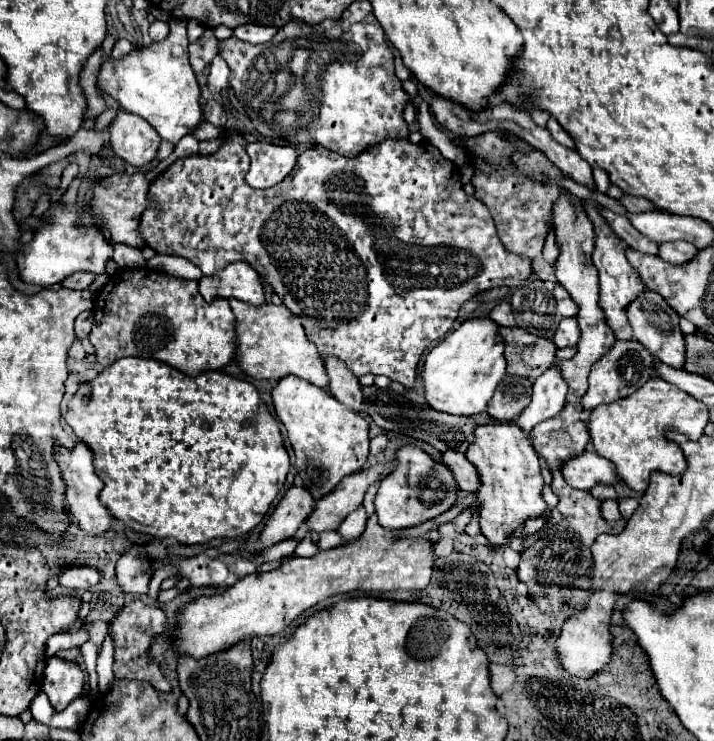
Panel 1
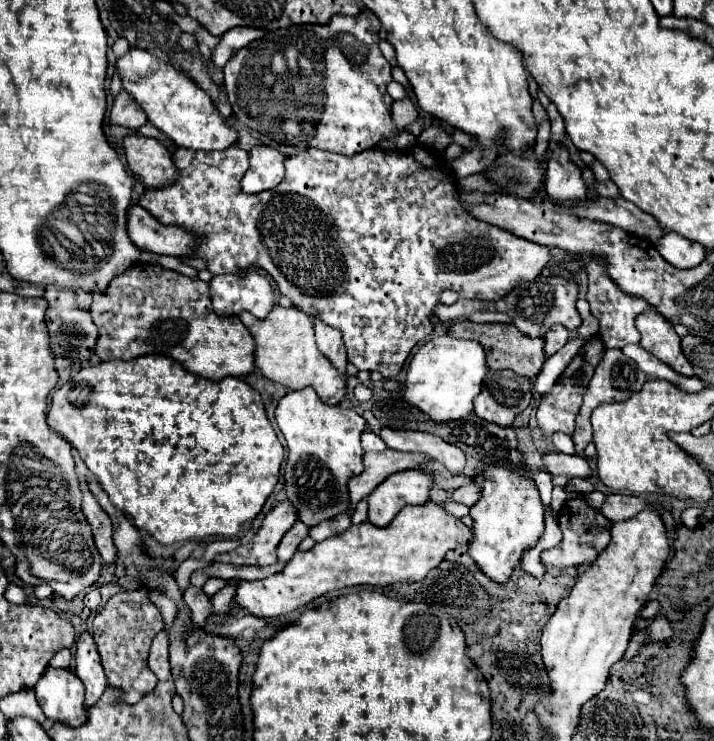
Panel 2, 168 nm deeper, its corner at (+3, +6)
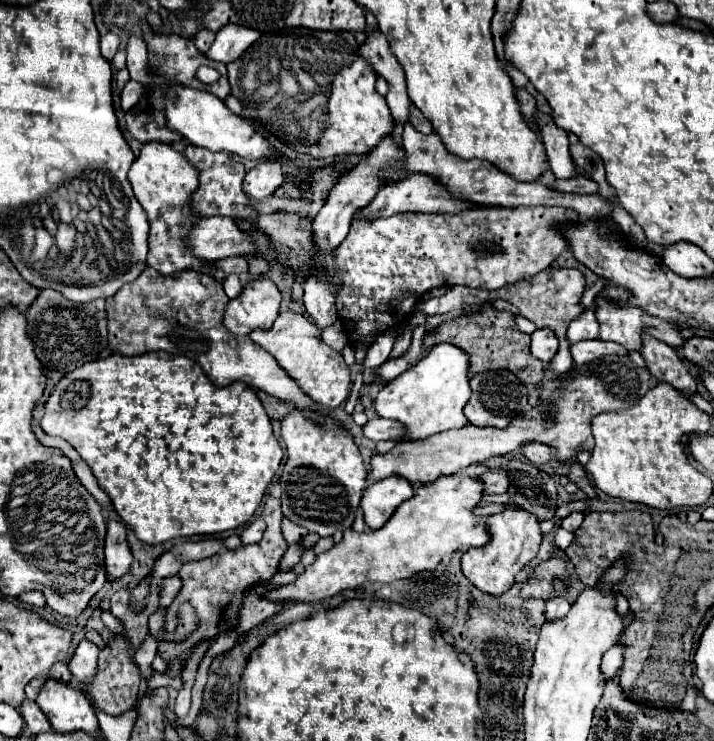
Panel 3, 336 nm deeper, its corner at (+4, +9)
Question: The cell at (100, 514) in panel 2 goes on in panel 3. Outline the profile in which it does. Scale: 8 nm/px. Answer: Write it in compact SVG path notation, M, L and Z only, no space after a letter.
M106 518L106 542L104 542L104 564L112 578L120 578L132 564L132 554L126 540L126 526L120 520Z

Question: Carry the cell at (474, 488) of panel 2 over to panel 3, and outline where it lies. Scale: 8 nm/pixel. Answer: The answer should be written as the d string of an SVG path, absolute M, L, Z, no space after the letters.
M486 472L480 476L484 484L484 494L504 494L508 488L508 476L506 472Z

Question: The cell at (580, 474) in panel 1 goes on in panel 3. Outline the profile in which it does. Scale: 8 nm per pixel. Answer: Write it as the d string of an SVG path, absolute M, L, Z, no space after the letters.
M530 442L526 446L522 446L522 454L536 466L542 468L544 464L550 464L554 460L552 448L546 444L538 444L538 442Z

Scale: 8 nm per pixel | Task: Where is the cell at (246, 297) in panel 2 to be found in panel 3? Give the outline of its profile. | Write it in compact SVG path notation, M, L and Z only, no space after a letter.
M268 276L248 282L224 308L224 326L234 336L246 336L254 328L270 328L278 316L280 290Z

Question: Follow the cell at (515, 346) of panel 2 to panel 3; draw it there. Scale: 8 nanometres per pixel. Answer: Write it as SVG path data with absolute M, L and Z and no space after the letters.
M494 308L486 312L472 312L456 320L448 320L440 324L434 332L424 336L424 350L436 342L450 342L470 352L470 372L486 372L506 368L518 376L524 384L538 384L544 378L544 364L530 354L530 336L522 334L510 312L498 312Z

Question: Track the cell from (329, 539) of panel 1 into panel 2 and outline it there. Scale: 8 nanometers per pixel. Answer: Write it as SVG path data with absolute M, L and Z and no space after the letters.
M297 521L297 523L283 535L283 539L281 539L281 543L279 543L279 561L281 561L281 563L291 561L291 557L297 553L299 543L307 537L307 531L309 531L309 527L303 525L301 521Z

